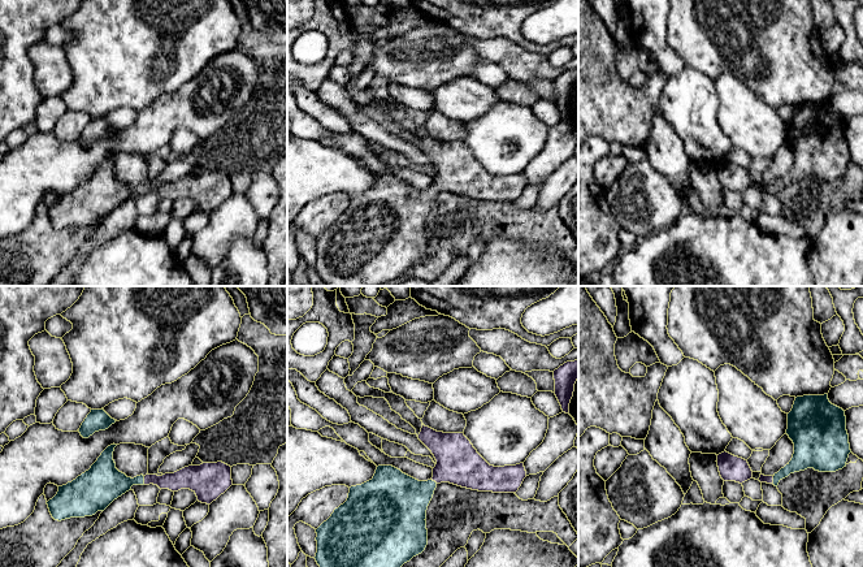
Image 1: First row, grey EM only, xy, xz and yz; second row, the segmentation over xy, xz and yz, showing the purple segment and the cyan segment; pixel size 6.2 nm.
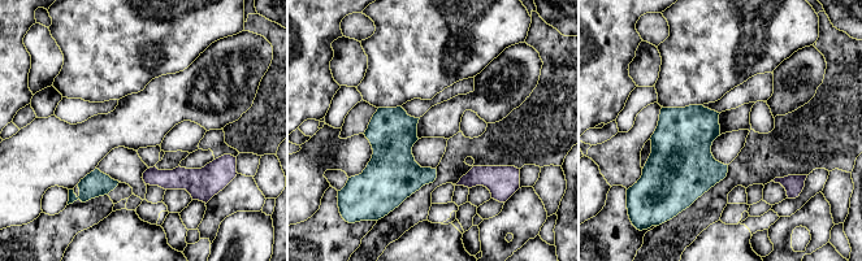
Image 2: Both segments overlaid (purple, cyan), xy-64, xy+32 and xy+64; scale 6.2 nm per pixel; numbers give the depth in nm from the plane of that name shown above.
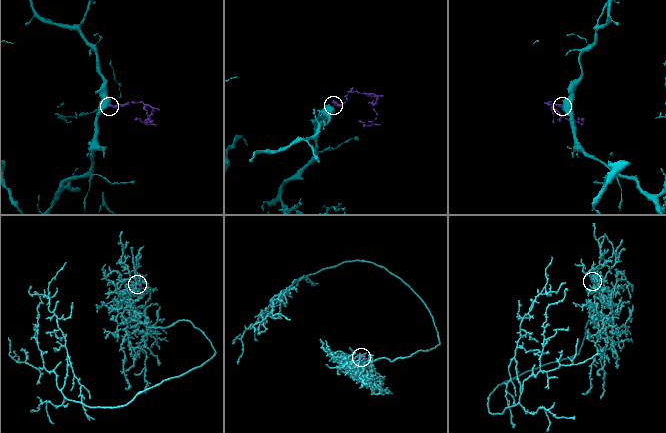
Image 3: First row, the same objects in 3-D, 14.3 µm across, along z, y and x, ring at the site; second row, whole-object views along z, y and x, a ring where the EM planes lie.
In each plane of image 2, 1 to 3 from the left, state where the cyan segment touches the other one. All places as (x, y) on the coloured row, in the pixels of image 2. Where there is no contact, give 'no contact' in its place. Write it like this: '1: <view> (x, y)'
1: no contact
2: no contact
3: no contact

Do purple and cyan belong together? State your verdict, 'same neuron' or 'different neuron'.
same neuron

